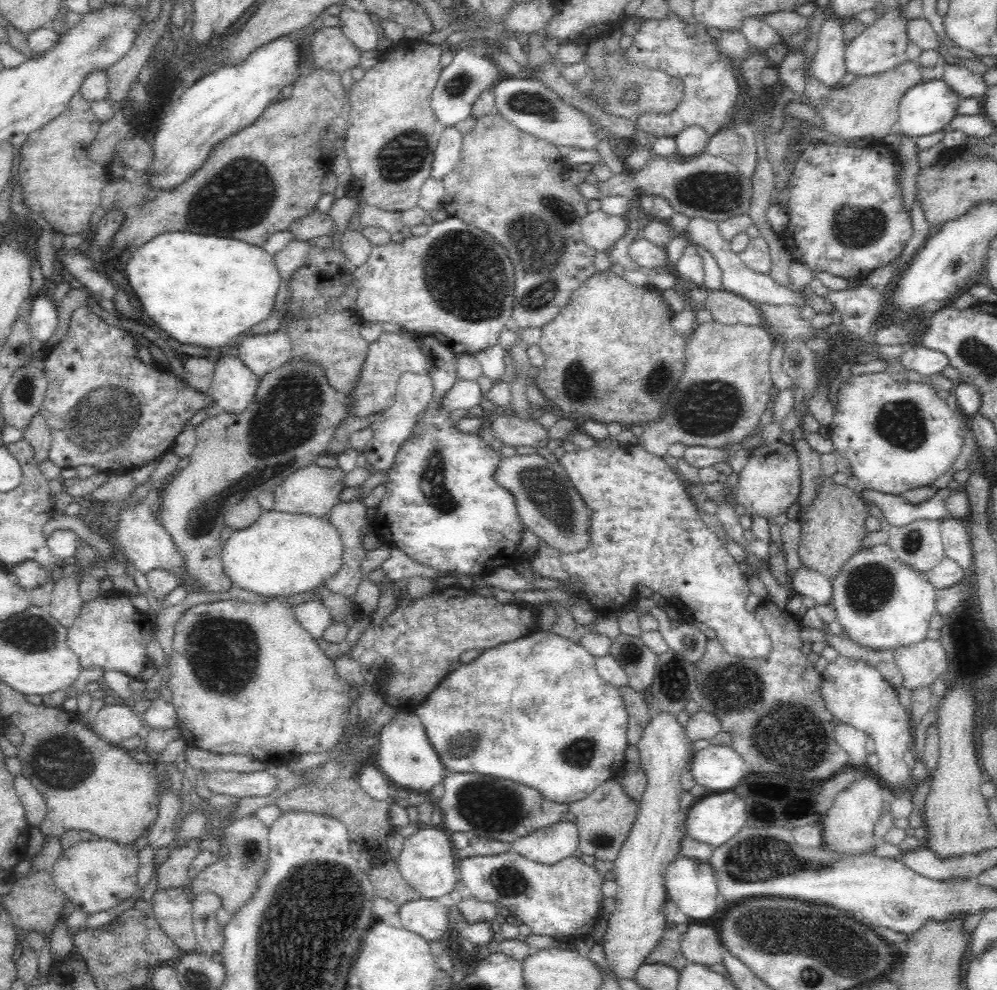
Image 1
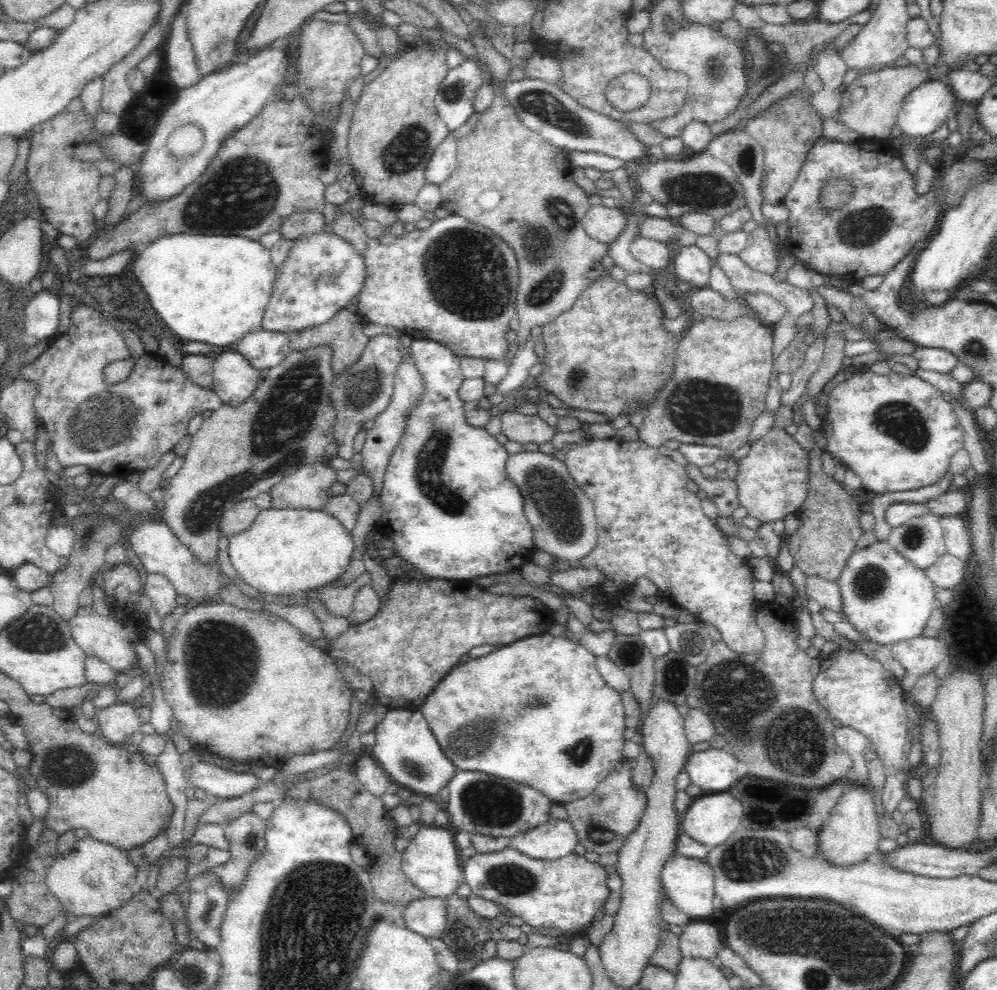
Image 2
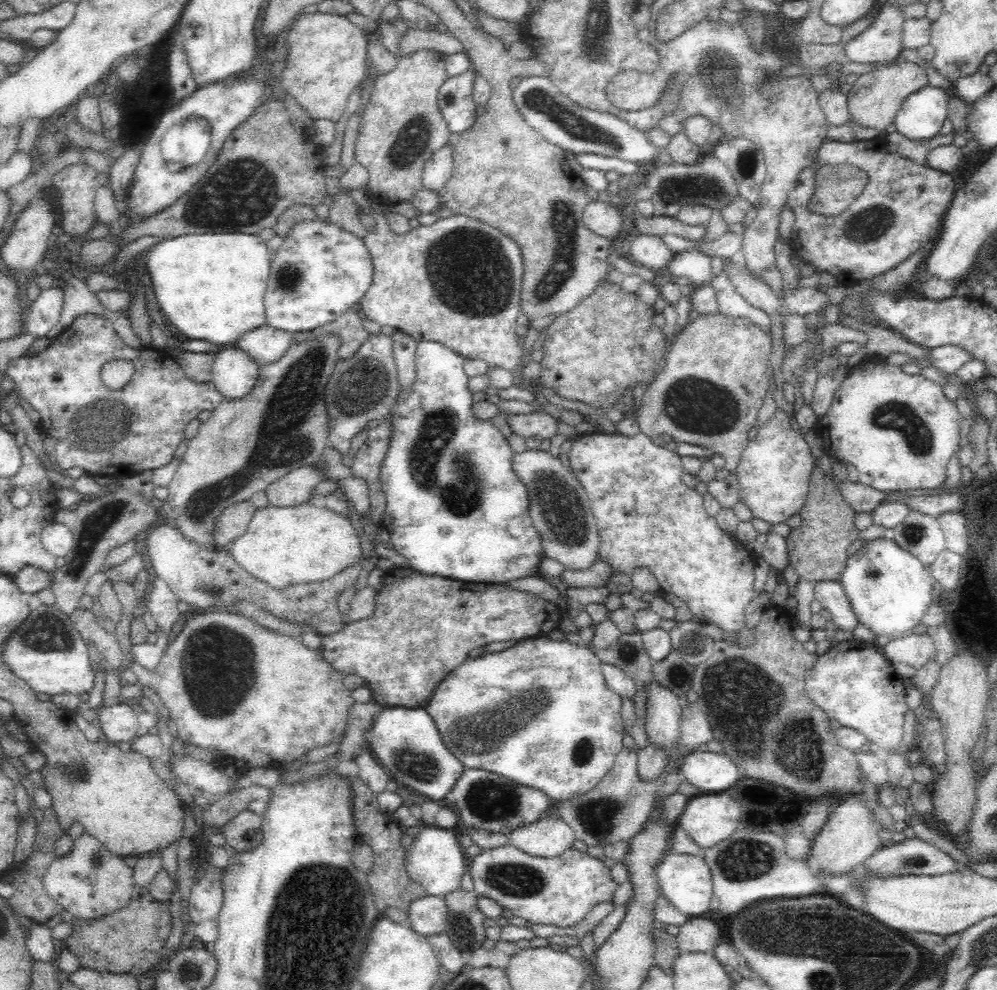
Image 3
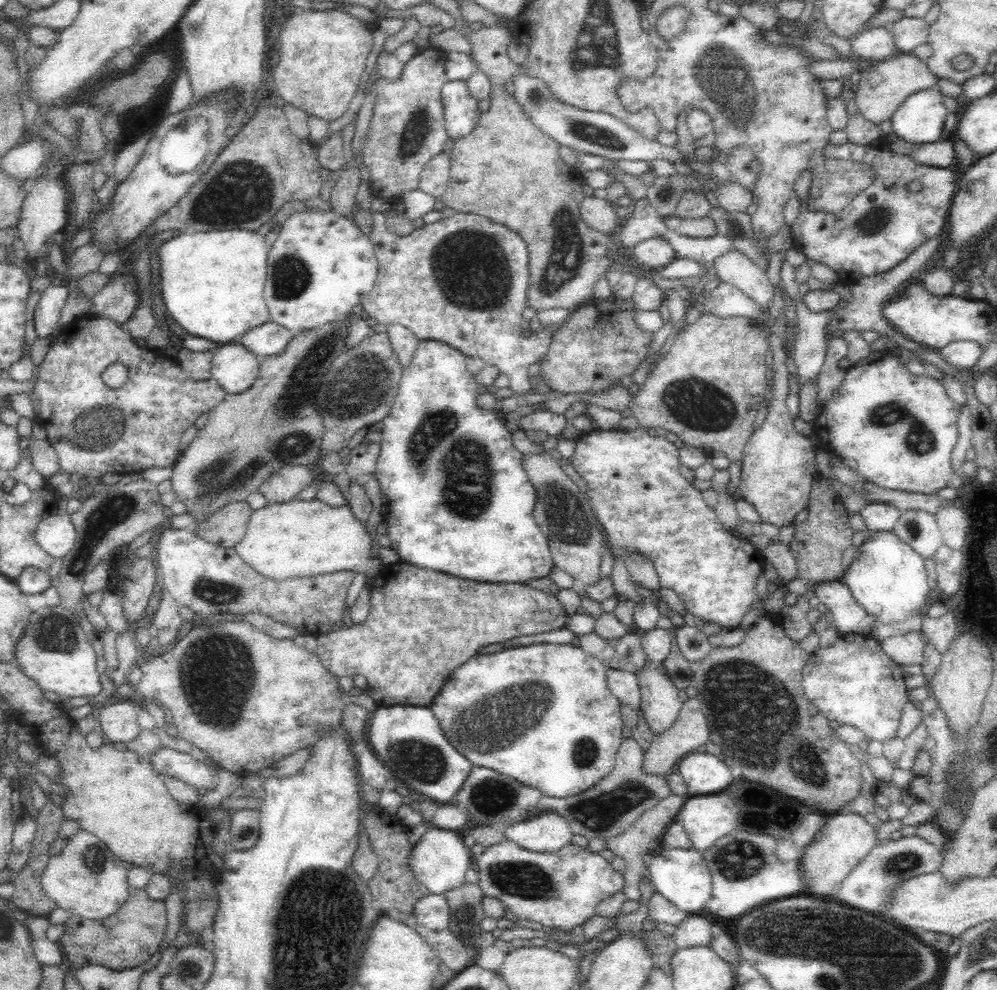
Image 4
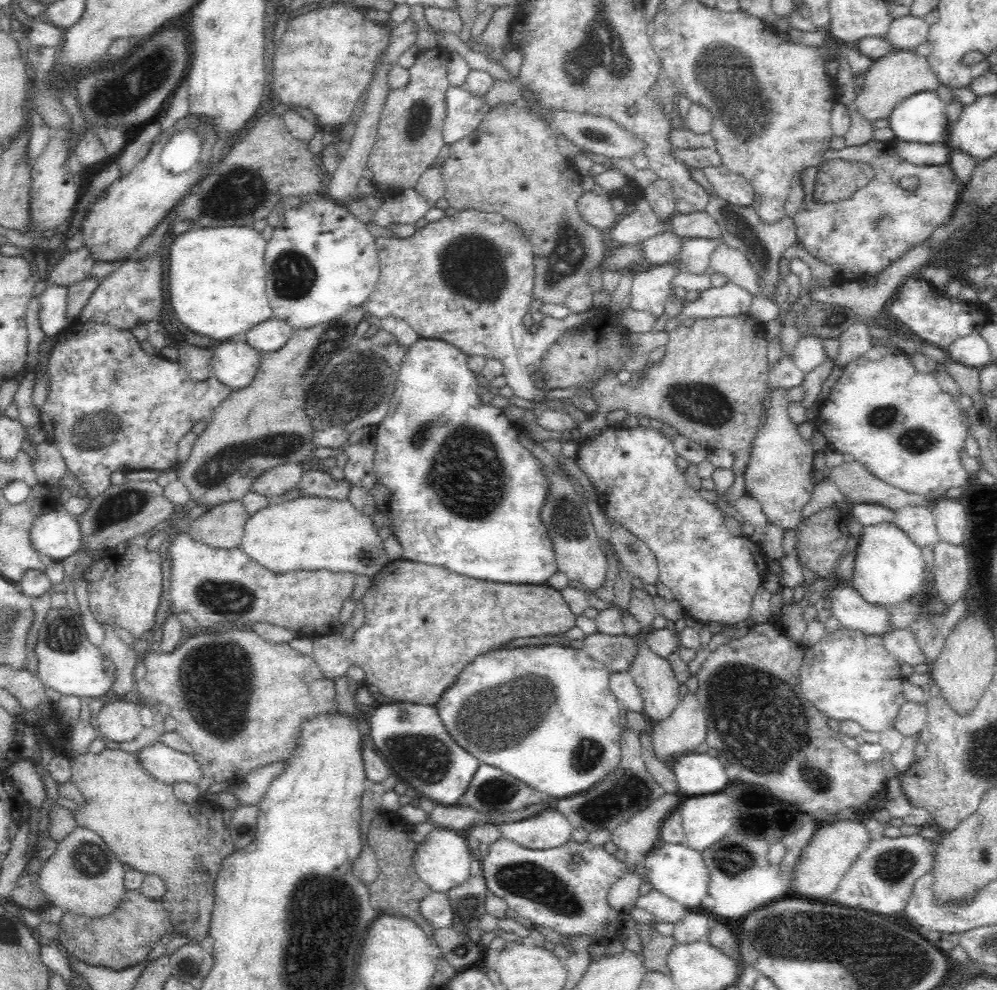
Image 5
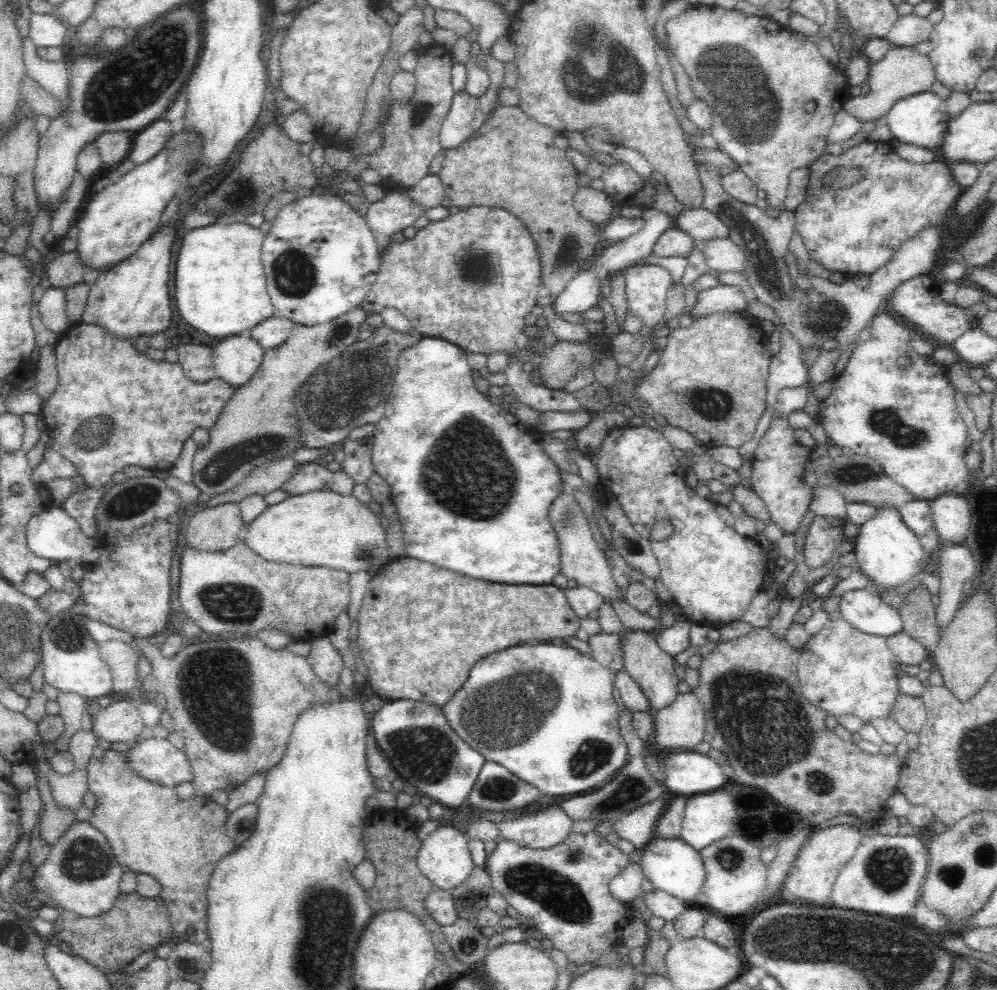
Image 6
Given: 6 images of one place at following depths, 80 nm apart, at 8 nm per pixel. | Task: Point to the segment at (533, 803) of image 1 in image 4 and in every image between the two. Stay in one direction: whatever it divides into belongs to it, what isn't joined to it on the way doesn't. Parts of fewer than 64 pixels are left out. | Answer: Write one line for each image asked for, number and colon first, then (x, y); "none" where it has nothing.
2: (479, 803)
3: (483, 800)
4: (491, 798)

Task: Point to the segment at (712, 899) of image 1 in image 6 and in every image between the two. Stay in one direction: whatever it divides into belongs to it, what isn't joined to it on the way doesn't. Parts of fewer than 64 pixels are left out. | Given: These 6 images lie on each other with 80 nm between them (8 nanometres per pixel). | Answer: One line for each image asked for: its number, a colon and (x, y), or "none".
2: (689, 883)
3: (685, 880)
4: (681, 876)
5: (678, 871)
6: (673, 866)

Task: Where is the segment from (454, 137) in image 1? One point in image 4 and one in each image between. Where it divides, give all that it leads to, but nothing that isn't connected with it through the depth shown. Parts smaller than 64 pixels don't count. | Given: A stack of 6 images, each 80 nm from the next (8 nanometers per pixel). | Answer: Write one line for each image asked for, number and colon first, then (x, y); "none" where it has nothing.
2: (442, 164)
3: (436, 171)
4: (434, 178)

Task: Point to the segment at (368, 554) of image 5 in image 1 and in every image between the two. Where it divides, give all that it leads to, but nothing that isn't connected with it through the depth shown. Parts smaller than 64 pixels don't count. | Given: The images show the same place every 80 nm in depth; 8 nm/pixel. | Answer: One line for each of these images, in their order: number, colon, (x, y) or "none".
1: (281, 554)
2: (283, 552)
3: (284, 546)
4: (300, 538)

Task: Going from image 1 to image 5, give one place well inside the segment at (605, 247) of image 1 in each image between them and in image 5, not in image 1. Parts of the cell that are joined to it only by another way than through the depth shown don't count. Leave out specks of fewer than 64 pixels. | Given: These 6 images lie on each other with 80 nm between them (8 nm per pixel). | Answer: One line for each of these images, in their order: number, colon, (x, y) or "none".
2: (603, 224)
3: (604, 219)
4: (599, 214)
5: (595, 208)

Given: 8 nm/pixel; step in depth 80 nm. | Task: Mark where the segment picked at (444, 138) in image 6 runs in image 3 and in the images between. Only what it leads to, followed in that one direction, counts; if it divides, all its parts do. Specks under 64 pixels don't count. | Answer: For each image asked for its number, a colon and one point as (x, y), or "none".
3: (455, 99)
4: (461, 113)
5: (463, 110)

